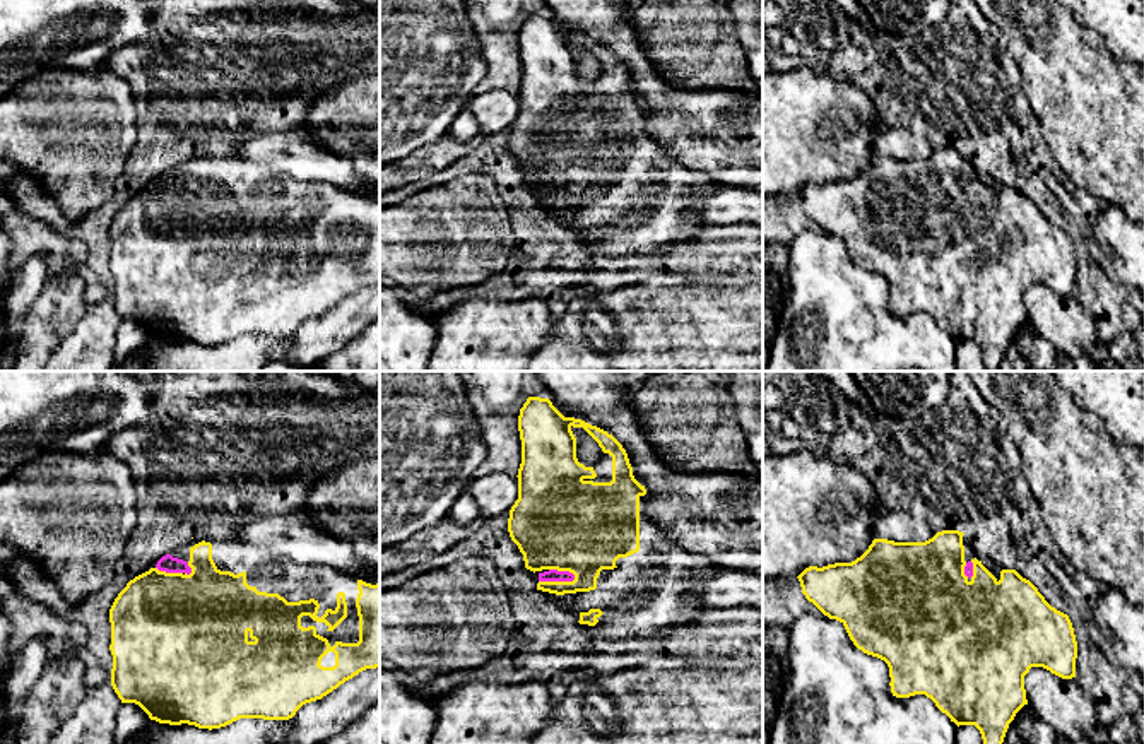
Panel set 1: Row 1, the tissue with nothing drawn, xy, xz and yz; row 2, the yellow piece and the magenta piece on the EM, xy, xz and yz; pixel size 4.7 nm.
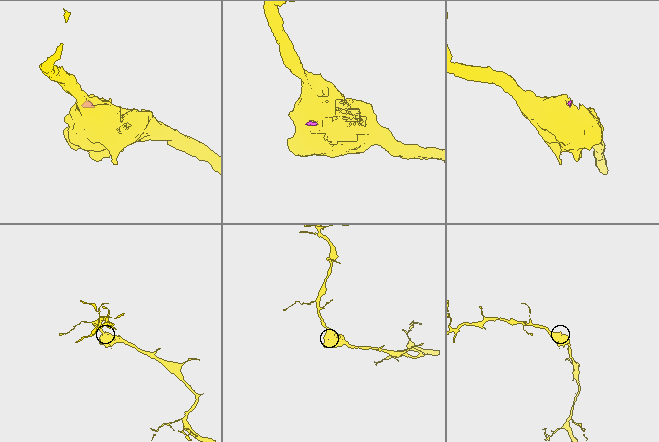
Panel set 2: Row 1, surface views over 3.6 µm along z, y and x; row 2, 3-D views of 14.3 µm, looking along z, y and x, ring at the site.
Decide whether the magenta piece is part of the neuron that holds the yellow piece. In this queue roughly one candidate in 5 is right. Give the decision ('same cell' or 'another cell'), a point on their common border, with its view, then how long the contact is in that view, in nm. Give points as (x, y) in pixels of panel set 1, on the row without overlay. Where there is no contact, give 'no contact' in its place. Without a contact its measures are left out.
same cell; meets yellow in xz at (558, 199); contact 180 nm long

